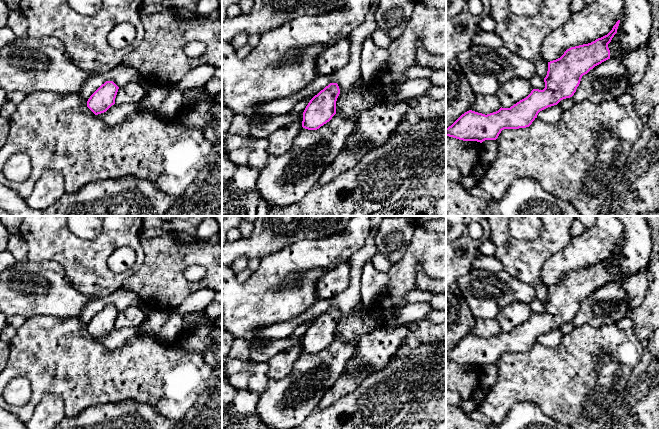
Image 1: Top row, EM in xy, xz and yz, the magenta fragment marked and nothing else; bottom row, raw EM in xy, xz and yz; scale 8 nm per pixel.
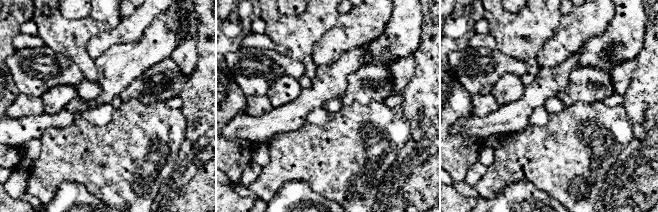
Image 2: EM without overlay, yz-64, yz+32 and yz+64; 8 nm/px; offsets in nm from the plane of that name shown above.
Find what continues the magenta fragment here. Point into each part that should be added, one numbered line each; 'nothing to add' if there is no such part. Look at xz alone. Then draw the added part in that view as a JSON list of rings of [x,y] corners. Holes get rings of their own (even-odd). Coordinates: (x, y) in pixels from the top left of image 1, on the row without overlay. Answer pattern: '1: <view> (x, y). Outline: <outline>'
nothing to add

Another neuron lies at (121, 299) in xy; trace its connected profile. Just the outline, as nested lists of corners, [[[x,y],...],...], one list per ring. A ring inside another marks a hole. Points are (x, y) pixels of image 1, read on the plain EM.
[[[119,288],[104,298],[89,301],[78,316],[81,324],[81,336],[91,340],[96,340],[87,331],[87,325],[90,320],[106,305],[113,305],[120,312],[130,307],[140,307],[142,305],[142,299],[134,292]]]

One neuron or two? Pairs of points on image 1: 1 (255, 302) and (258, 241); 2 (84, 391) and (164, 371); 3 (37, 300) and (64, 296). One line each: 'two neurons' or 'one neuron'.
1: two neurons
2: one neuron
3: one neuron

